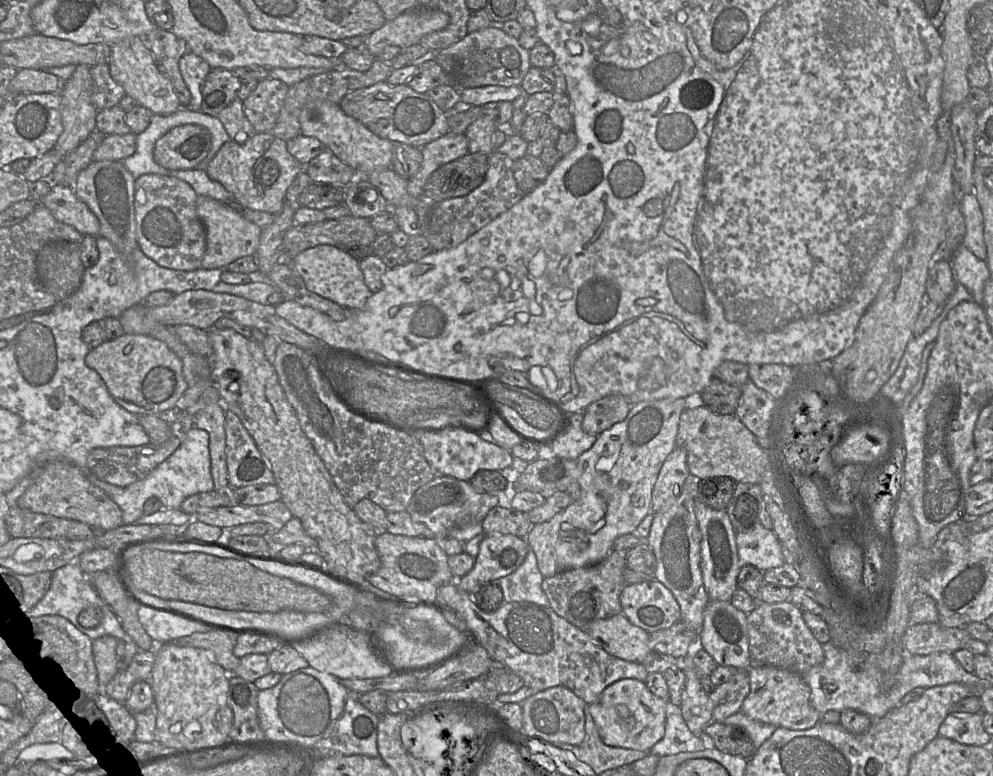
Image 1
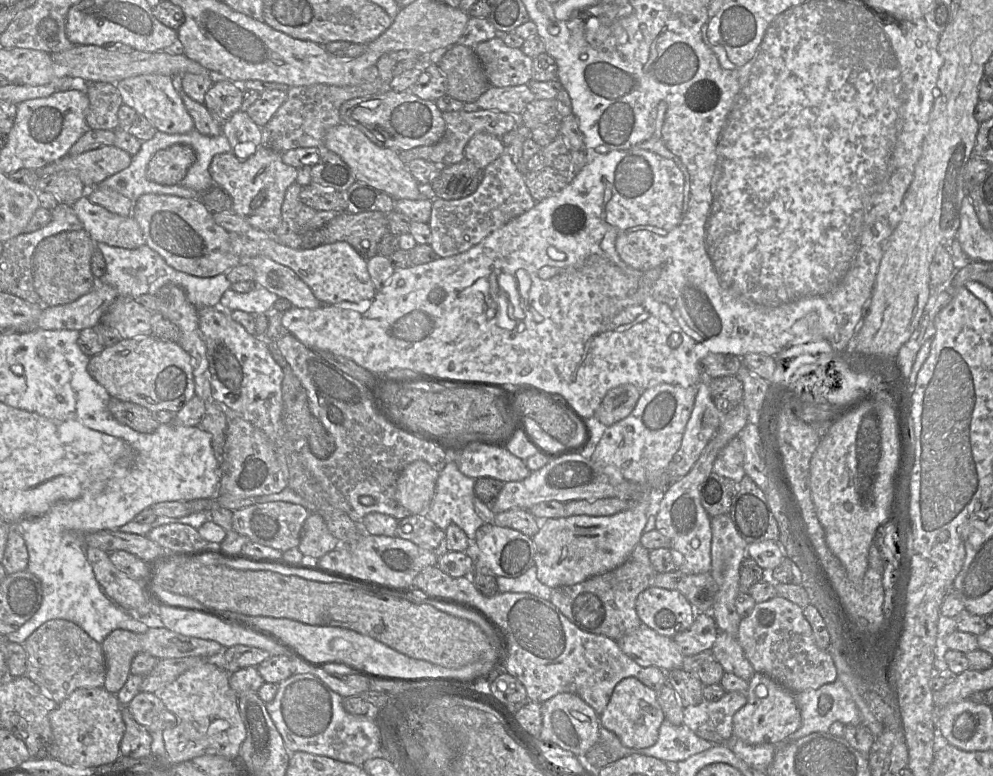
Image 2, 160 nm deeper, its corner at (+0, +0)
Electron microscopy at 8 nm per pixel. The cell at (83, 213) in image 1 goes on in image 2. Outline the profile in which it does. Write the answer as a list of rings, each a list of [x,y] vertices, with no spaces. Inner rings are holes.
[[[83,195],[72,209],[91,239],[113,247],[135,249],[145,245],[139,224],[132,216],[123,217],[92,203]]]

